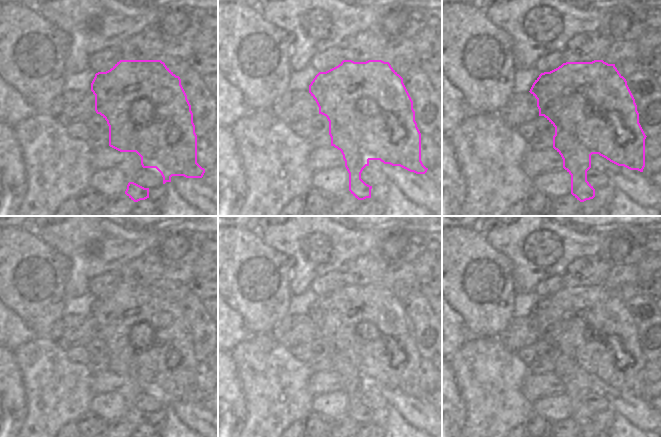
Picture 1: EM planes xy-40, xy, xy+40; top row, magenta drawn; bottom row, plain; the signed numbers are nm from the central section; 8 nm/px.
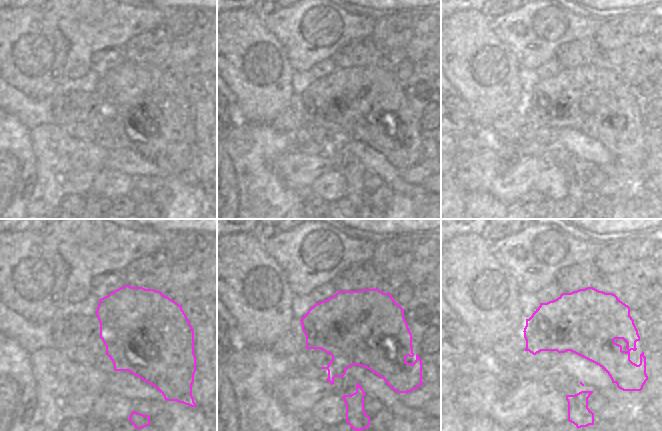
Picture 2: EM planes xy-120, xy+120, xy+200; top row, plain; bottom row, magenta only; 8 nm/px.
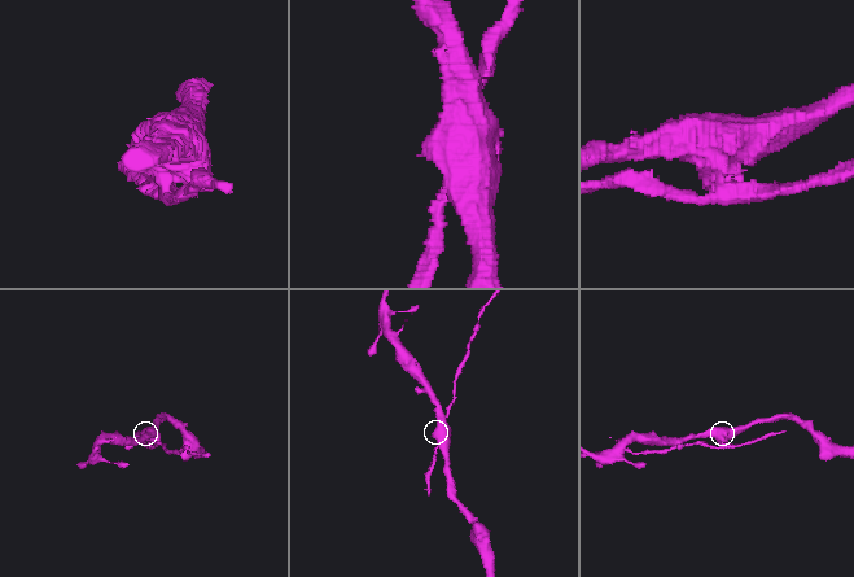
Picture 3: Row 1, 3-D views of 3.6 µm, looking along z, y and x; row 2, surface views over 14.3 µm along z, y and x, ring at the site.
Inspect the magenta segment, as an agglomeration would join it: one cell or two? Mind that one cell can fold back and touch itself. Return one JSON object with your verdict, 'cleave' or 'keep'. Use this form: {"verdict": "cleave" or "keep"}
{"verdict": "cleave"}

